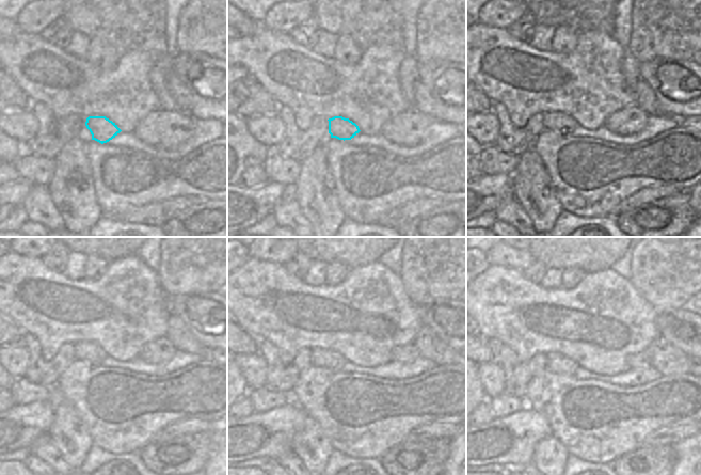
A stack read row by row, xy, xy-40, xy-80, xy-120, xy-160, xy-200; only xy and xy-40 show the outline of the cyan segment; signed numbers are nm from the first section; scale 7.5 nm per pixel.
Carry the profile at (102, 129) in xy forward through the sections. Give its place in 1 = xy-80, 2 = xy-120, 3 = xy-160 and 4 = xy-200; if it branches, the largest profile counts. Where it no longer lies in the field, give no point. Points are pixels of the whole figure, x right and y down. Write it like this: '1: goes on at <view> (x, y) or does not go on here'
1: goes on at xy-80 (562, 121)
2: goes on at xy-120 (90, 352)
3: goes on at xy-160 (323, 358)
4: goes on at xy-200 (556, 362)

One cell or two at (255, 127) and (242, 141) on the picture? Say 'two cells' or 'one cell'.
two cells

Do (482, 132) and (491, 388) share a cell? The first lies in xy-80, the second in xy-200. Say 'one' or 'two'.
one

